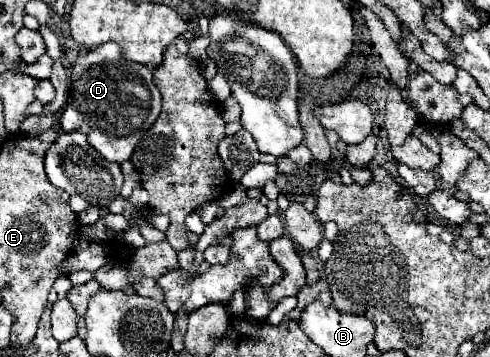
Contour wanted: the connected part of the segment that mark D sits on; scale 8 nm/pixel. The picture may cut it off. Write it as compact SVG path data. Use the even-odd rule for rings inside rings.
M104 43L86 55L80 55L72 69L68 89L68 105L60 117L64 131L82 131L88 143L106 159L114 163L130 161L142 131L150 129L158 119L162 101L152 81L152 69L122 57L116 43Z

